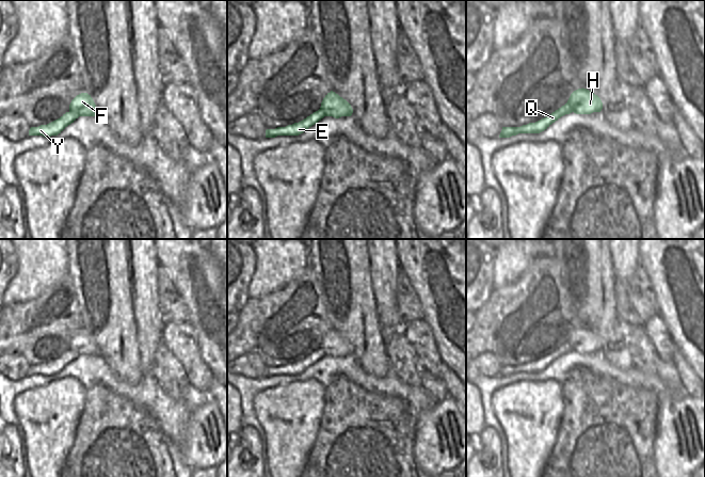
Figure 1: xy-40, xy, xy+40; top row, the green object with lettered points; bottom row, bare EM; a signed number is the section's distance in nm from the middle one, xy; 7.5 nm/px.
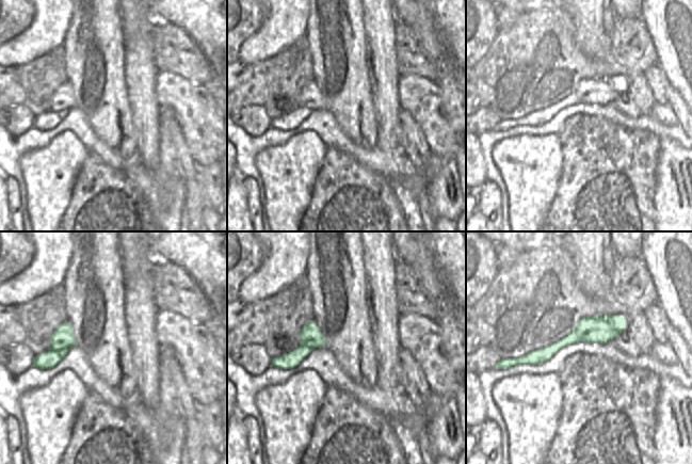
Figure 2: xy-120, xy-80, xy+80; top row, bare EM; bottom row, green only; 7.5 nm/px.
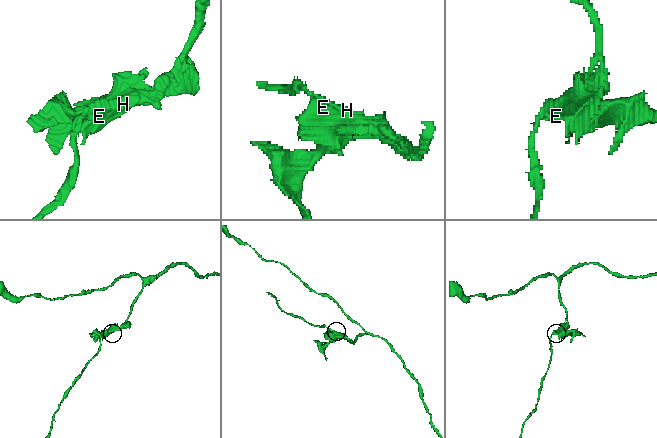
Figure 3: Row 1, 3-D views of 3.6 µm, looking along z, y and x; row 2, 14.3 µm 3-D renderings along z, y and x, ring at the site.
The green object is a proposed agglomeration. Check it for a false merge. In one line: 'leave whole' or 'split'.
split

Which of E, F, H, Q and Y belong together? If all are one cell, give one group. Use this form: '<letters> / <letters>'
E H Q Y / F

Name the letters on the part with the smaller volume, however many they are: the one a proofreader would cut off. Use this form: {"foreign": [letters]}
{"foreign": ["E", "H", "Q", "Y"]}

